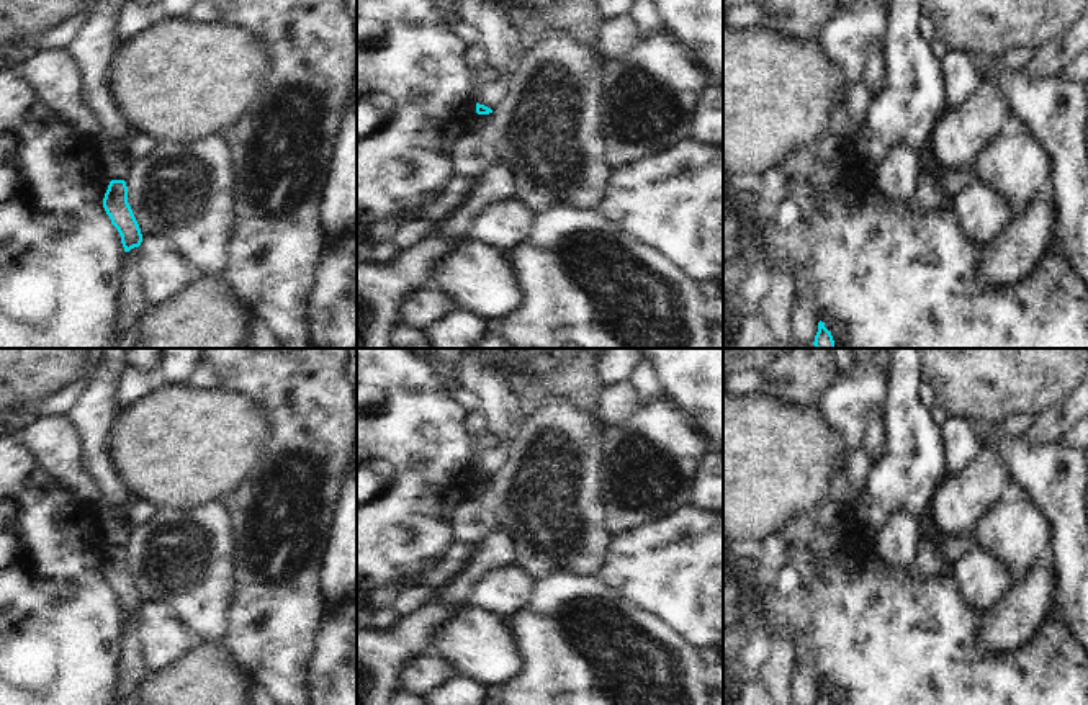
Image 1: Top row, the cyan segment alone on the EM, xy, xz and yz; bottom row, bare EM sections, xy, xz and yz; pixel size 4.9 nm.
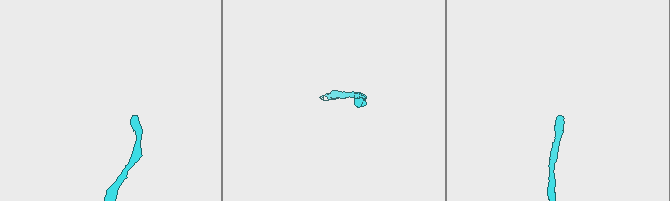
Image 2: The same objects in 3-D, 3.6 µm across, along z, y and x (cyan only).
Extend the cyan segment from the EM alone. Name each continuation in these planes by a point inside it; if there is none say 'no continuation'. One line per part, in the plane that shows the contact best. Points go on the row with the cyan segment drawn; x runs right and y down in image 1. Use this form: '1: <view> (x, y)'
no continuation

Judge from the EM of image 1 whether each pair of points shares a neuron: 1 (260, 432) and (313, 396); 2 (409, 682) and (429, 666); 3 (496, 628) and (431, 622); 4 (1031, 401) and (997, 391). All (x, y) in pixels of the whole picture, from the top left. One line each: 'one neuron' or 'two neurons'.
1: two neurons
2: one neuron
3: two neurons
4: one neuron

